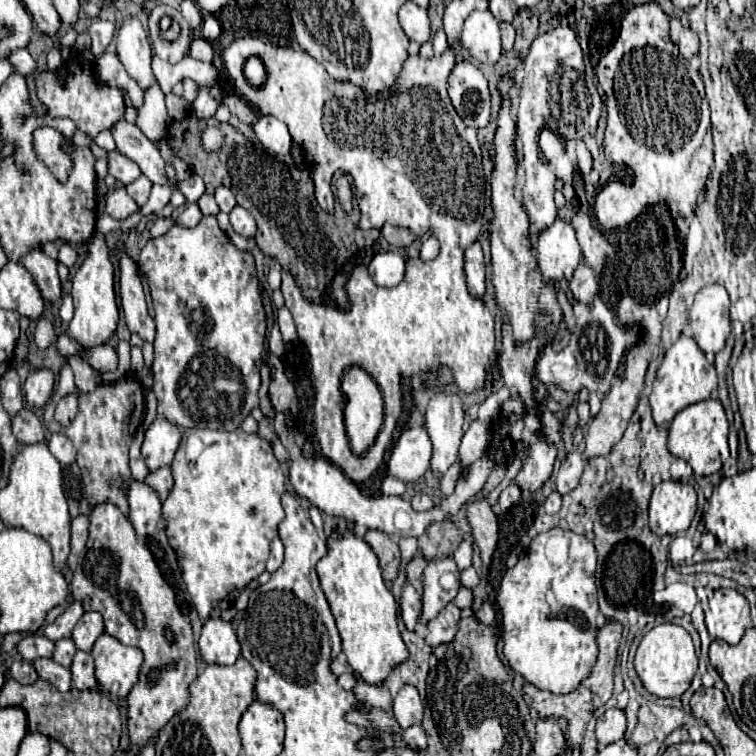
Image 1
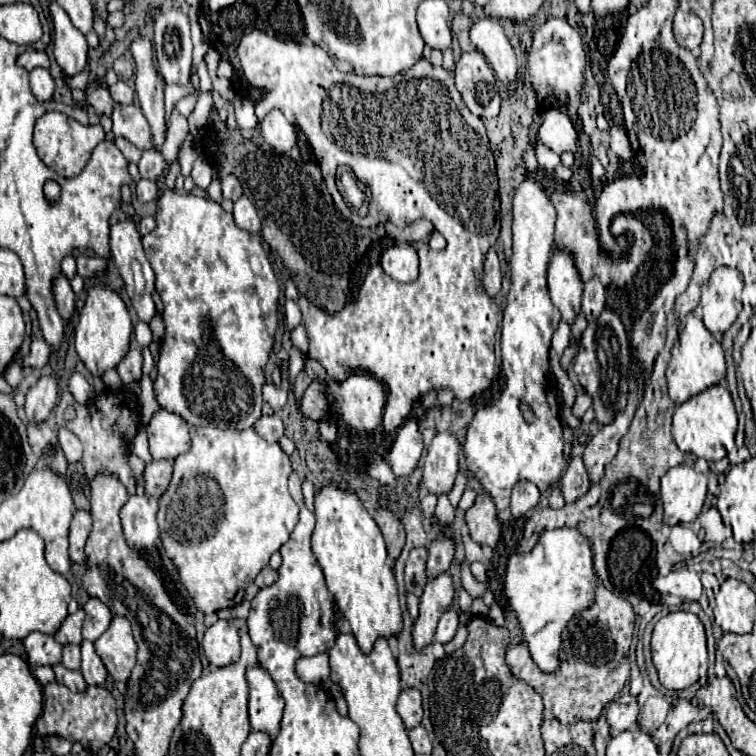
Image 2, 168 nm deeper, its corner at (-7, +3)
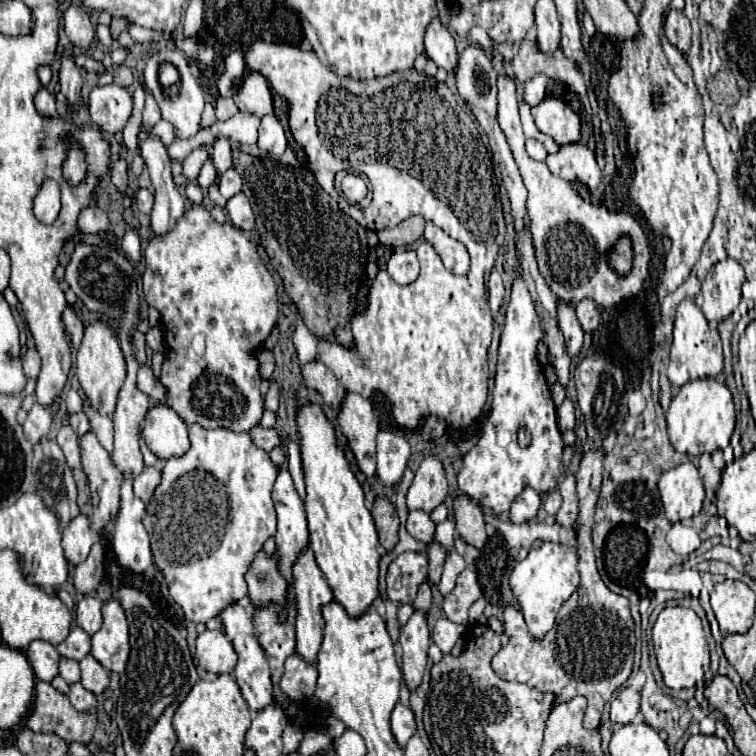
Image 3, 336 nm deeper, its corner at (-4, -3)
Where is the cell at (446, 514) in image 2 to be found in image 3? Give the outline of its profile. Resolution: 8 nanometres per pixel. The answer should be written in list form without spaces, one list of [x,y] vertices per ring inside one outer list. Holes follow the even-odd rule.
[[[433,541],[429,545],[429,585],[439,585],[443,561],[445,561],[445,547]]]

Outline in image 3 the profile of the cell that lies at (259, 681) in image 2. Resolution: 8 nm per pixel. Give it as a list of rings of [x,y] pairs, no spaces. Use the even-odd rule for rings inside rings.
[[[237,603],[229,605],[227,609],[223,609],[219,613],[219,617],[221,617],[223,625],[225,625],[225,633],[227,633],[229,641],[235,647],[235,653],[239,655],[239,661],[237,661],[237,667],[235,667],[235,681],[237,681],[247,705],[251,707],[251,711],[259,711],[261,707],[273,703],[273,685],[271,685],[271,671],[269,671],[267,659],[265,659],[263,647],[259,645],[257,635],[255,635],[253,619],[251,619],[249,611],[243,609]]]

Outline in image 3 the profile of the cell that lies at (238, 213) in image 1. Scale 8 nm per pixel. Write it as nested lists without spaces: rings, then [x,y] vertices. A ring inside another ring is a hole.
[[[241,191],[237,195],[233,195],[227,205],[225,205],[225,211],[231,219],[231,223],[243,231],[251,231],[255,227],[255,215],[253,215],[253,209],[251,209],[251,203],[247,199],[247,195]]]

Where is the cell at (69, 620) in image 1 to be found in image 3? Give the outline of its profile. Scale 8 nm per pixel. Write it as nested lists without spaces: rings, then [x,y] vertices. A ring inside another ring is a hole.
[[[73,627],[67,639],[57,645],[57,651],[61,657],[81,661],[91,651],[91,639],[81,627]]]

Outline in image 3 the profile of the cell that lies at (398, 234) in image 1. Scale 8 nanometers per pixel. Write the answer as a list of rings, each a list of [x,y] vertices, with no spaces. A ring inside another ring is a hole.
[[[413,215],[401,221],[393,229],[379,231],[379,241],[381,245],[389,245],[389,247],[411,247],[423,237],[423,227],[425,227],[425,219],[419,215]]]

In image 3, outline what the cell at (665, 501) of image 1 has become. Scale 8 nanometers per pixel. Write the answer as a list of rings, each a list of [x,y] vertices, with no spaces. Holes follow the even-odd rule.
[[[681,463],[663,473],[659,479],[659,491],[665,515],[671,523],[695,517],[705,499],[701,475],[693,463]]]

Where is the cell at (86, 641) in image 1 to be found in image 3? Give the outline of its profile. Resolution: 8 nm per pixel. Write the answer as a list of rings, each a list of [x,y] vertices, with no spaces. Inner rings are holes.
[[[87,595],[77,603],[77,611],[75,611],[75,621],[77,625],[87,633],[93,635],[95,631],[101,629],[101,601]]]

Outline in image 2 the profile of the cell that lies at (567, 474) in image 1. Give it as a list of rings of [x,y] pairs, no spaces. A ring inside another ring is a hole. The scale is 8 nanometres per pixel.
[[[572,457],[564,477],[560,479],[560,489],[562,489],[566,503],[576,501],[578,497],[582,497],[590,489],[590,477],[588,477],[582,457]]]

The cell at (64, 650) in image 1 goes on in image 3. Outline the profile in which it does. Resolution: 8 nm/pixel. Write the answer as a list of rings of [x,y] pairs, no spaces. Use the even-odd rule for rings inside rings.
[[[61,659],[59,663],[59,675],[69,683],[77,683],[81,679],[81,673],[79,673],[79,663],[73,661],[73,659]]]

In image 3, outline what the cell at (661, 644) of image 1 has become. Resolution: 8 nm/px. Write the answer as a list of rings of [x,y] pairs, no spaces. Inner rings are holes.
[[[665,607],[653,625],[653,647],[663,679],[671,689],[695,687],[697,682],[703,680],[705,670],[710,668],[709,645],[701,627],[701,619],[693,609]]]

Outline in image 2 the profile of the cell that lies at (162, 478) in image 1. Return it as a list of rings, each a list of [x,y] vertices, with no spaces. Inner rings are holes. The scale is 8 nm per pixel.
[[[152,461],[150,465],[146,465],[146,493],[160,499],[164,495],[164,491],[170,485],[172,479],[172,465],[174,461]]]

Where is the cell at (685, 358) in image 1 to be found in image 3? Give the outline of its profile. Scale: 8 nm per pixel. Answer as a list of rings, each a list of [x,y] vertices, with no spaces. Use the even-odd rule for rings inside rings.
[[[683,299],[677,305],[675,313],[675,333],[673,333],[673,345],[669,353],[669,381],[675,387],[681,387],[693,379],[703,377],[717,377],[723,369],[723,351],[721,351],[721,339],[715,329],[709,327],[703,311],[697,307],[693,299]]]

